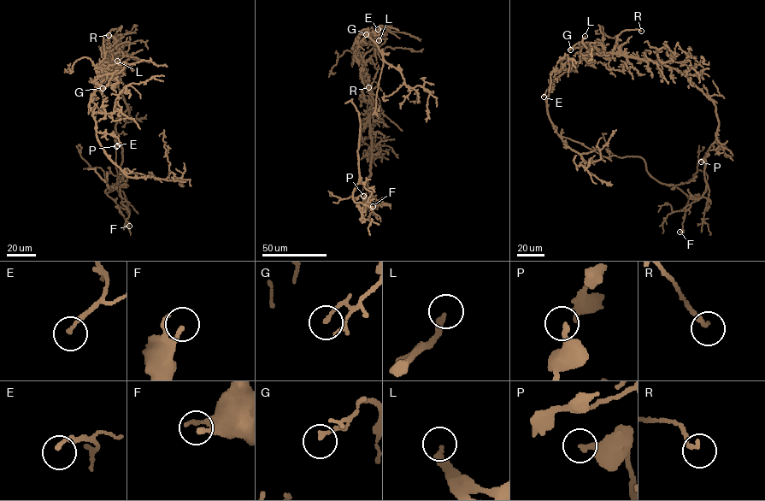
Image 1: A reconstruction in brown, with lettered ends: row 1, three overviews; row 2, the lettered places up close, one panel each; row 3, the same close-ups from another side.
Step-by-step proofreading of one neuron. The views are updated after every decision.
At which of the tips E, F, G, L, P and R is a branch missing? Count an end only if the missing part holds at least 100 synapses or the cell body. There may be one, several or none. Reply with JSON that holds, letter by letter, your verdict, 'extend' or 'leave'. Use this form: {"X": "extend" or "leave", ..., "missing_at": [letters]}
{"E": "leave", "F": "leave", "G": "leave", "L": "extend", "P": "leave", "R": "leave", "missing_at": ["L"]}

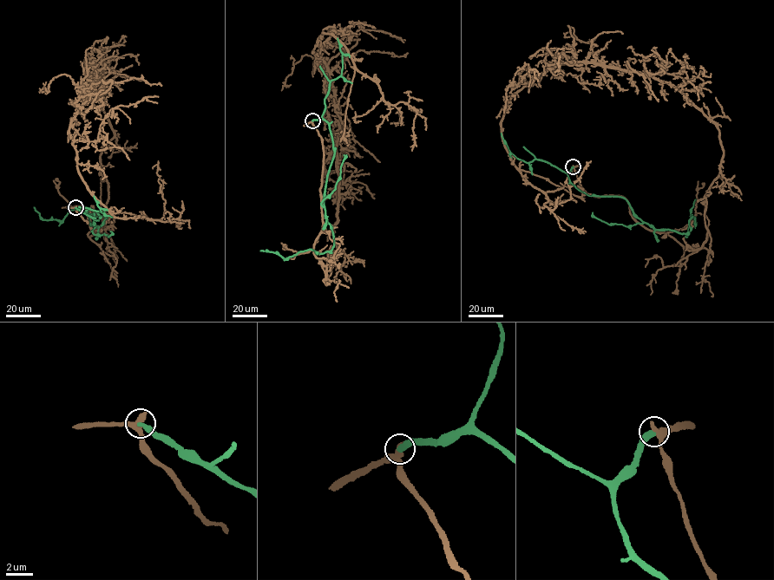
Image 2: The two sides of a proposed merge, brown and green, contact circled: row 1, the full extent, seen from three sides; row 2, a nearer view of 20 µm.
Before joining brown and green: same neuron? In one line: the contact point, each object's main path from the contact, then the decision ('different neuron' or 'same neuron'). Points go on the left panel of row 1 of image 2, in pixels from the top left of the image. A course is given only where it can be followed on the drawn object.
place (75, 207); course brown (75, 207), (94, 234), (114, 136), (98, 76), (69, 127), (91, 194), (118, 218), (159, 219), (153, 168); course green (75, 207), (99, 220), (95, 210), (94, 225), (107, 218), (77, 208), (61, 220), (42, 219), (34, 207); different neuron

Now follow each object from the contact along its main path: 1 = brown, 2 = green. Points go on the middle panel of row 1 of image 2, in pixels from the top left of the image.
1: (312, 120), (324, 153), (313, 251), (326, 279), (328, 250), (343, 250), (322, 34), (400, 112), (390, 123)
2: (312, 120), (324, 120), (332, 137), (324, 205), (333, 247), (285, 258), (260, 250)

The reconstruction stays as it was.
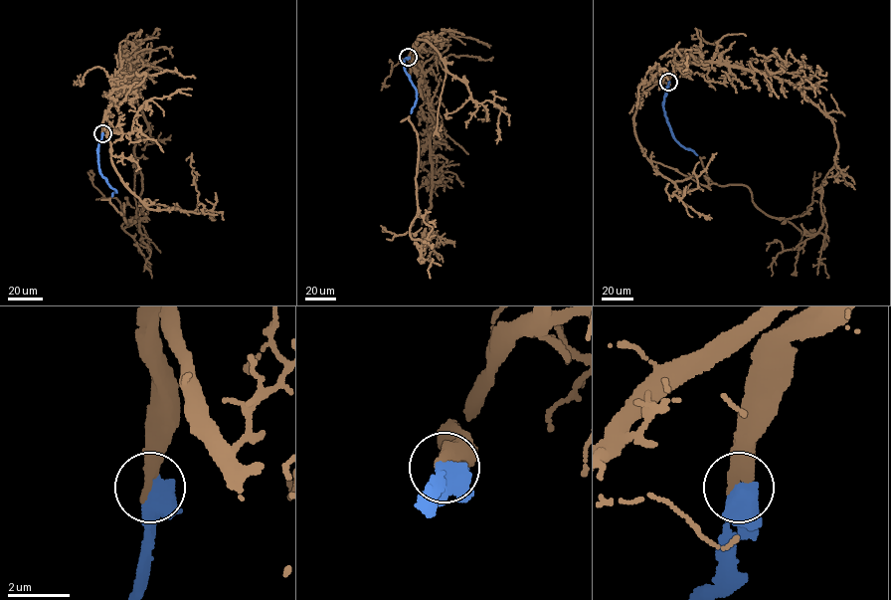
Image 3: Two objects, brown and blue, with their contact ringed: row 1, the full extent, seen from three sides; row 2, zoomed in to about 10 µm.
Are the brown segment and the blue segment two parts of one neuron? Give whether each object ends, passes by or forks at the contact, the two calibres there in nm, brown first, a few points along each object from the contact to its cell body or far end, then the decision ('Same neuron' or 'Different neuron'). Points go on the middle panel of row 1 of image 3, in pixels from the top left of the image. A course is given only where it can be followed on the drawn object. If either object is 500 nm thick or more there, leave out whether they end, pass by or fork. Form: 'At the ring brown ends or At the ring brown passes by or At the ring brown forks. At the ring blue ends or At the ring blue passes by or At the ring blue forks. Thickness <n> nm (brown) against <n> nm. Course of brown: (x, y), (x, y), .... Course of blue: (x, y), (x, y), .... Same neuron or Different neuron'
Thickness 480 nm (brown) against 500 nm. Course of brown: (408, 57), (432, 106), (435, 234), (422, 233), (421, 258), (410, 234), (418, 134), (401, 121). Course of blue: (408, 57), (404, 60), (404, 68), (416, 90), (416, 102), (411, 112). Same neuron

